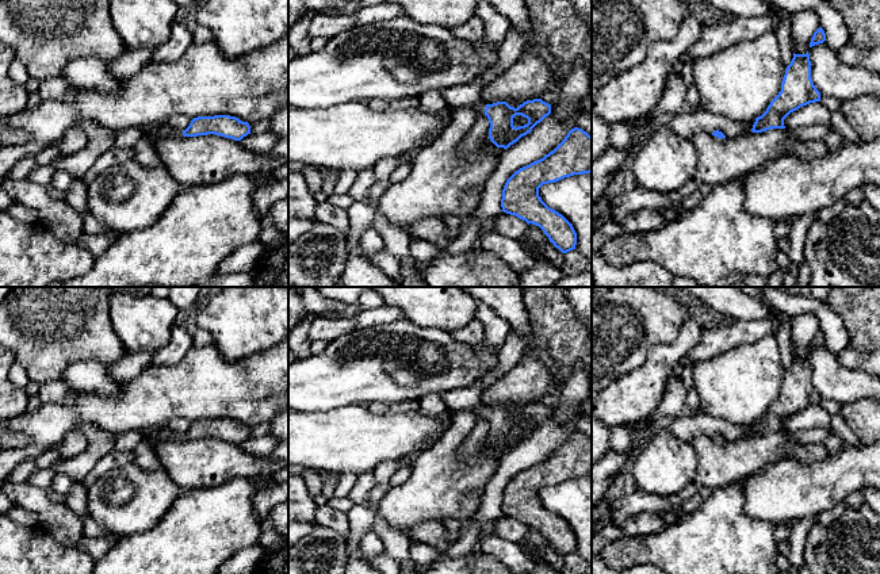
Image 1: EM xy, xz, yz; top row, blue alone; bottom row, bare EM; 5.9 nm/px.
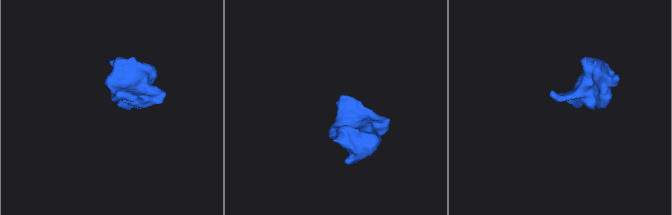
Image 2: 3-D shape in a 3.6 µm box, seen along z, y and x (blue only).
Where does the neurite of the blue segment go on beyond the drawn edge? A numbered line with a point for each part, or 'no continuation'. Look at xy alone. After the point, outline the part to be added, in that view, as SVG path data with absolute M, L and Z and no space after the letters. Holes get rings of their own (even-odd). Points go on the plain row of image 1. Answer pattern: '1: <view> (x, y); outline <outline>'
1: xy (163, 432); outline M167 425L145 433L145 440L154 447L161 440L184 441L183 436L171 430Z

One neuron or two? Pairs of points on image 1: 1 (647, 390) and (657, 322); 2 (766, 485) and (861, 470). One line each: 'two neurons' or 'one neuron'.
1: two neurons
2: one neuron

